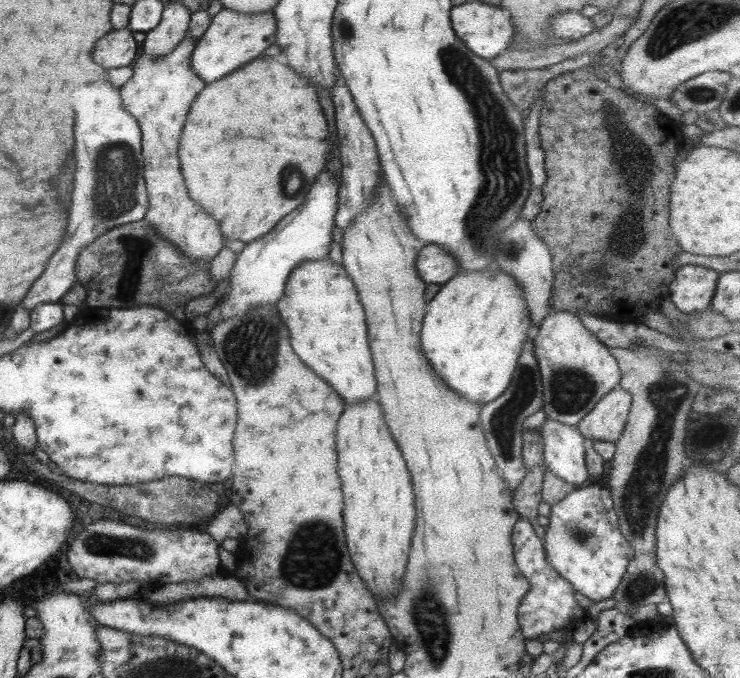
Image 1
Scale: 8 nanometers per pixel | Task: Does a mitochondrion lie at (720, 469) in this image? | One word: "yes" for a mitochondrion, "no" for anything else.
no

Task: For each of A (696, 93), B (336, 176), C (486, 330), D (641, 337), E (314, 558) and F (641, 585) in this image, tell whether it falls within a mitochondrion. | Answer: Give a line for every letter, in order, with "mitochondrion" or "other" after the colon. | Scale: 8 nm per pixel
A: mitochondrion
B: other
C: other
D: other
E: mitochondrion
F: mitochondrion

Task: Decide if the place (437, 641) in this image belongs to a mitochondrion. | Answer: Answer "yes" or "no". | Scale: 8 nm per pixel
yes

